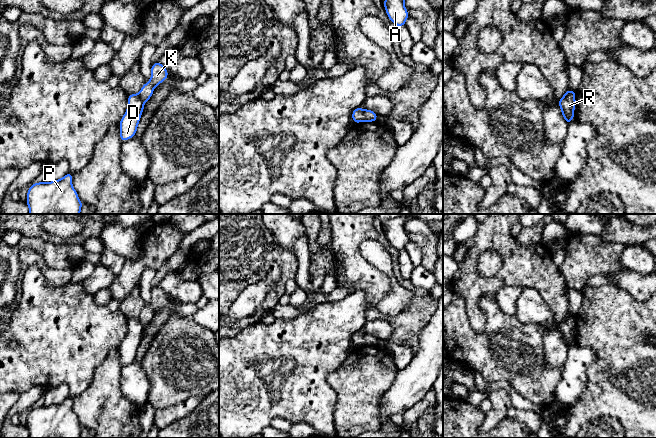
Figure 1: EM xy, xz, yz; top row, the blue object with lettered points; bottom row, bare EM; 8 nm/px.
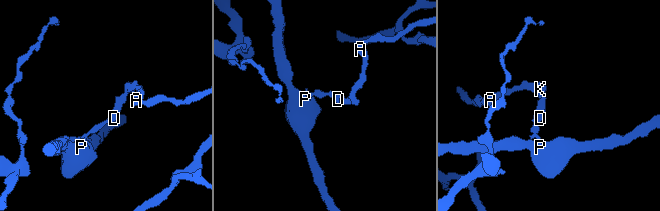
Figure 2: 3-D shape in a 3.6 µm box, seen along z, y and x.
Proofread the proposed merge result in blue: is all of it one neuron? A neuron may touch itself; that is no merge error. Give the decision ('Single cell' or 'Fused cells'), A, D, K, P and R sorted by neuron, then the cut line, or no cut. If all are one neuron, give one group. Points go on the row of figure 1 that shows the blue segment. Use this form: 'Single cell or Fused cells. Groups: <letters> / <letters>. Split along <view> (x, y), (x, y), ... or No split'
Fused cells. Groups: A K / D P R. Split along xz (363, 109), (366, 120)

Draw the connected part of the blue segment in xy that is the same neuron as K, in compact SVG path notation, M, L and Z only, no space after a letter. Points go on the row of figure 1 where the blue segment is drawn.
M160 62L152 64L150 81L142 86L138 94L143 102L147 102L152 97L155 87L164 82L167 77L168 70Z

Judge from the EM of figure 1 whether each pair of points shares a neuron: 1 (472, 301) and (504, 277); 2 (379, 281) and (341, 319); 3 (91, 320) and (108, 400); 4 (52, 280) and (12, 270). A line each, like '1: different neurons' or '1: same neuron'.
1: same neuron
2: different neurons
3: different neurons
4: different neurons

